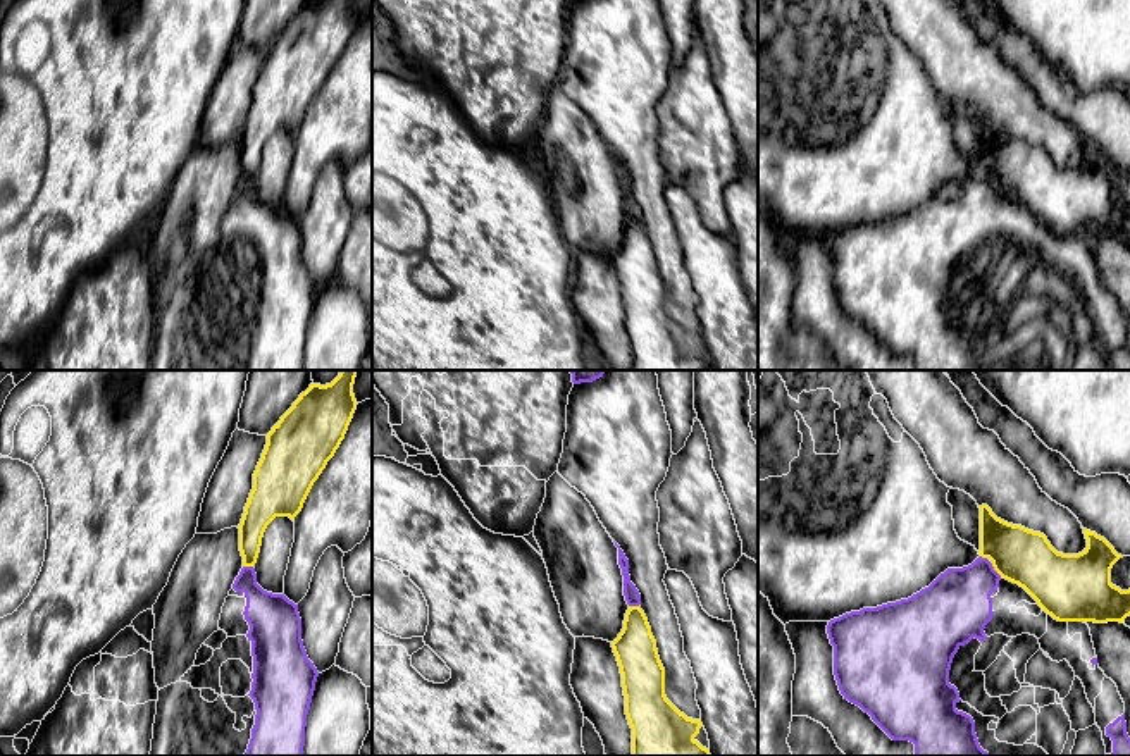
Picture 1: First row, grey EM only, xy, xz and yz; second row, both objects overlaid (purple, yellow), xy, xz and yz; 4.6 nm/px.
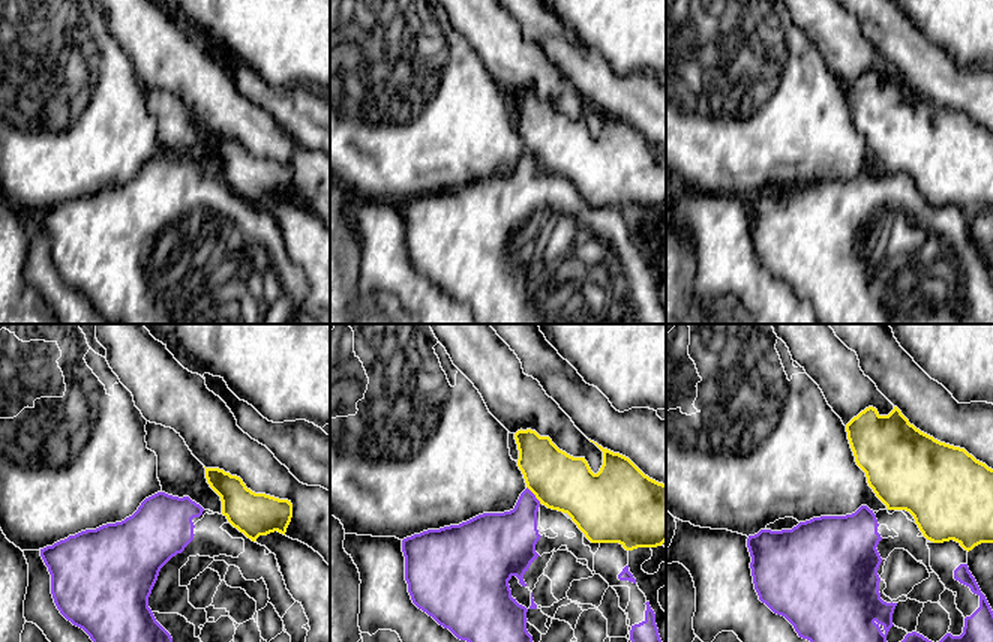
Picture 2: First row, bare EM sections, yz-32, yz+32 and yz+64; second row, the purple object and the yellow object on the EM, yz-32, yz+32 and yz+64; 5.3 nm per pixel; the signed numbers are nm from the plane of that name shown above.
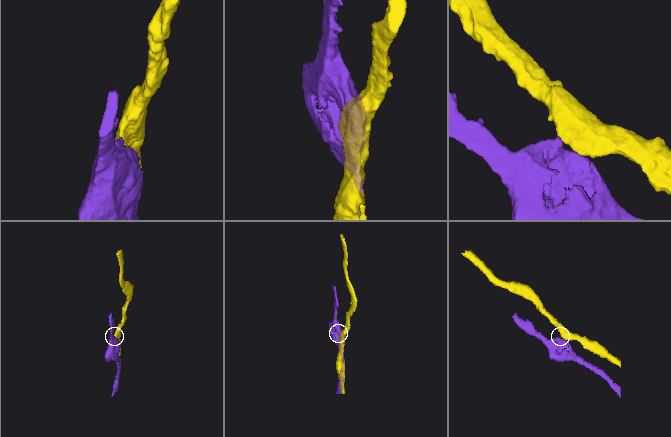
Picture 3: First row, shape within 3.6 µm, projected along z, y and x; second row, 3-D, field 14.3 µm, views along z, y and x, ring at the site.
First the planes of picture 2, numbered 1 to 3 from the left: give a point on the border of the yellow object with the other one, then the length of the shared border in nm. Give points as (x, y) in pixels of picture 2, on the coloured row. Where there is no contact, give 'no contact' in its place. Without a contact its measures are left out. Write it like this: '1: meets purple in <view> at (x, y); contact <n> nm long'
1: no contact
2: meets purple in yz+32 at (534, 495); contact 120 nm long
3: no contact

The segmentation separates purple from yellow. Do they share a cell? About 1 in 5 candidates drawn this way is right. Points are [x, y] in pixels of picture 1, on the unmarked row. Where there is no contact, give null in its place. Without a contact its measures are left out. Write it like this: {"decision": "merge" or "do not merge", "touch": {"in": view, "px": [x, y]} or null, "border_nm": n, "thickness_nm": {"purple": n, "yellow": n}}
{"decision": "do not merge", "touch": {"in": "yz", "px": [994, 185]}, "border_nm": 80, "thickness_nm": {"purple": 320, "yellow": 260}}

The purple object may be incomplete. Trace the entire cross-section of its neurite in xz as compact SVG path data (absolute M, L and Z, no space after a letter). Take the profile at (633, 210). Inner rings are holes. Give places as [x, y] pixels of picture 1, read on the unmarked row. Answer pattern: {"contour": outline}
{"contour": "M615 157L615 160L618 162L618 179L622 183L622 189L624 189L624 210L629 220L639 220L641 219L641 208L636 203L636 200L630 196L630 189L629 189L629 174L625 172L624 165L620 164L620 160Z"}

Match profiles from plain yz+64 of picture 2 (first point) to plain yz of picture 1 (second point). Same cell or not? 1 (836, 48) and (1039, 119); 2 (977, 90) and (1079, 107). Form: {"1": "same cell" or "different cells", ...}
{"1": "same cell", "2": "same cell"}

